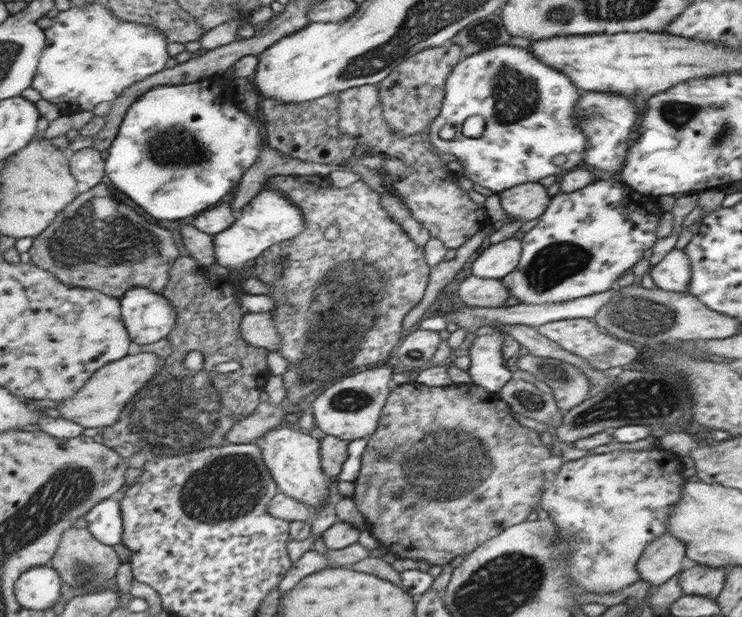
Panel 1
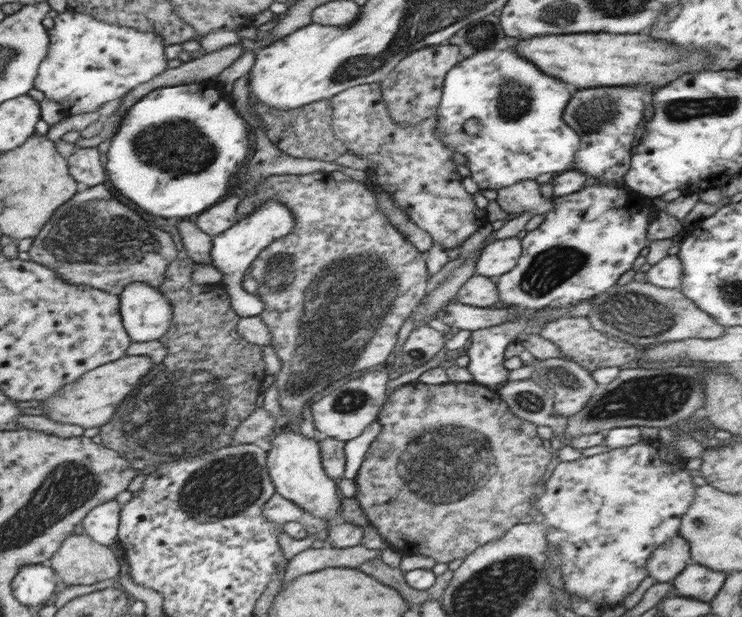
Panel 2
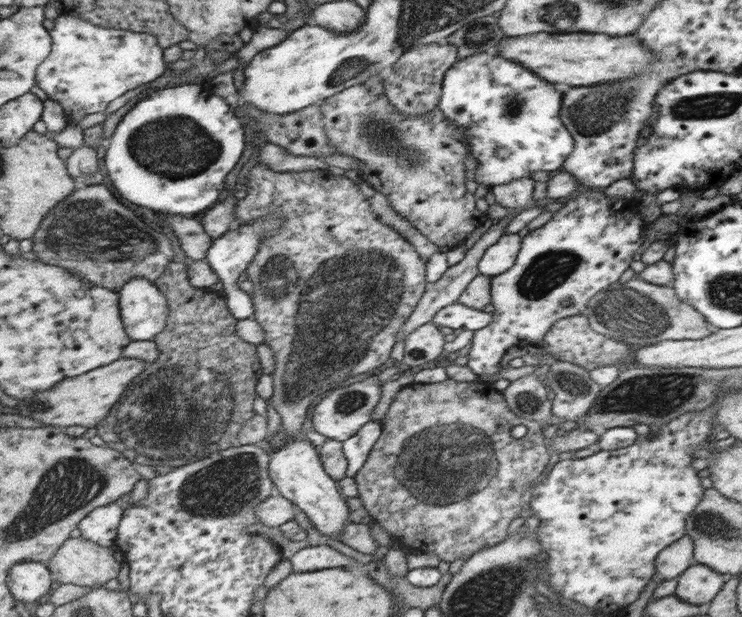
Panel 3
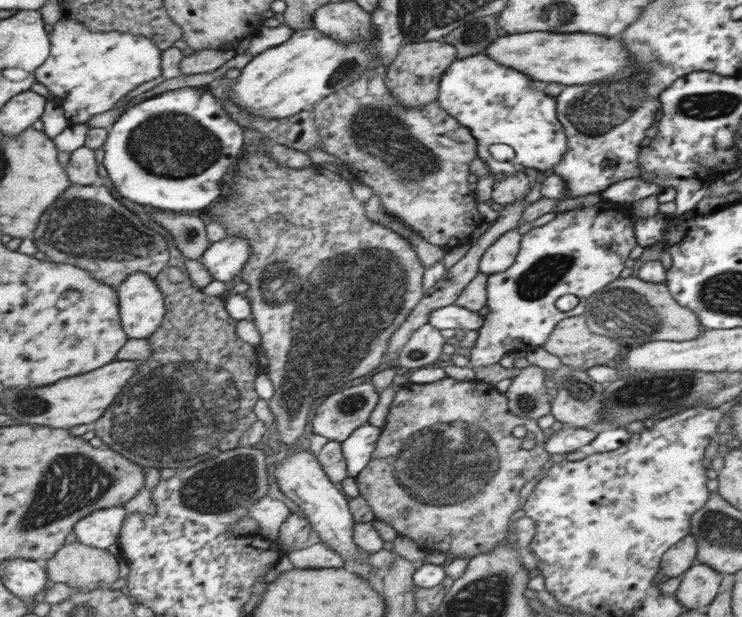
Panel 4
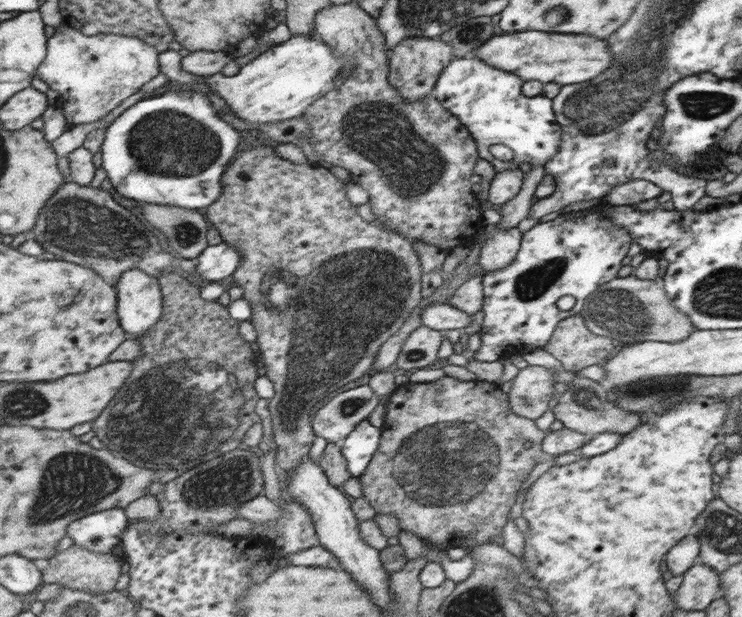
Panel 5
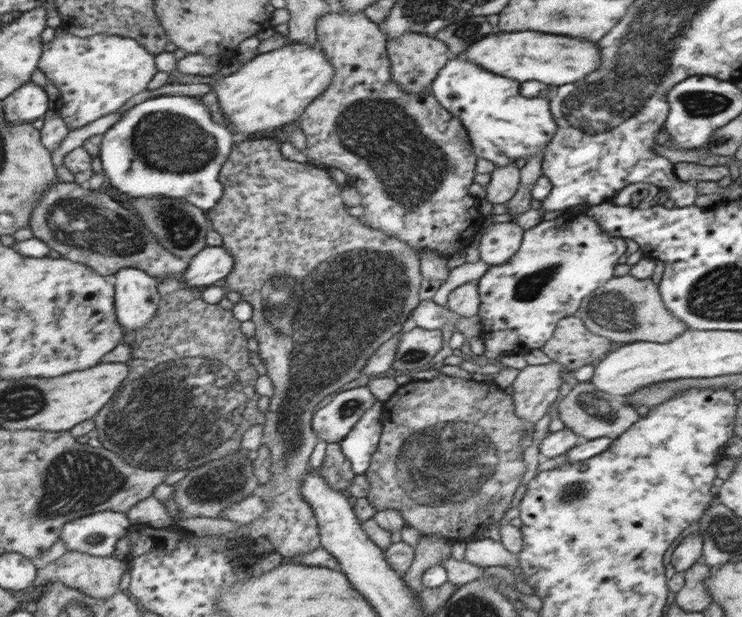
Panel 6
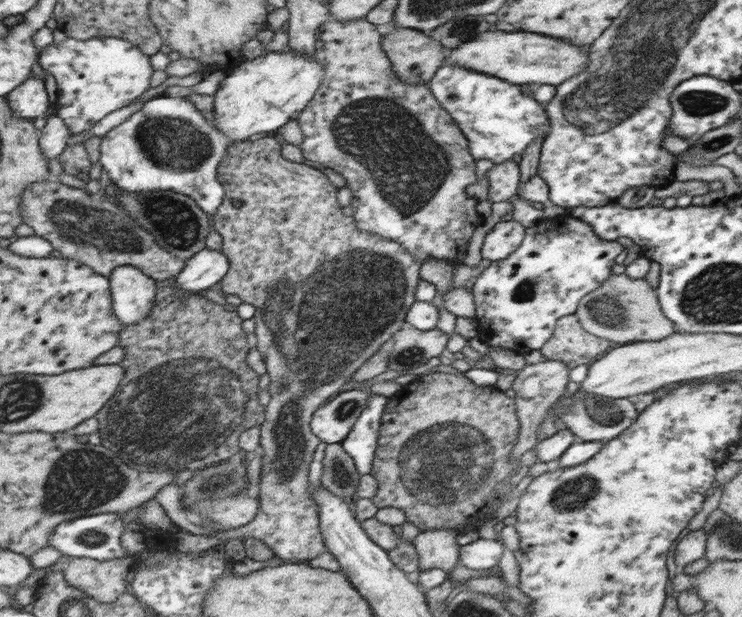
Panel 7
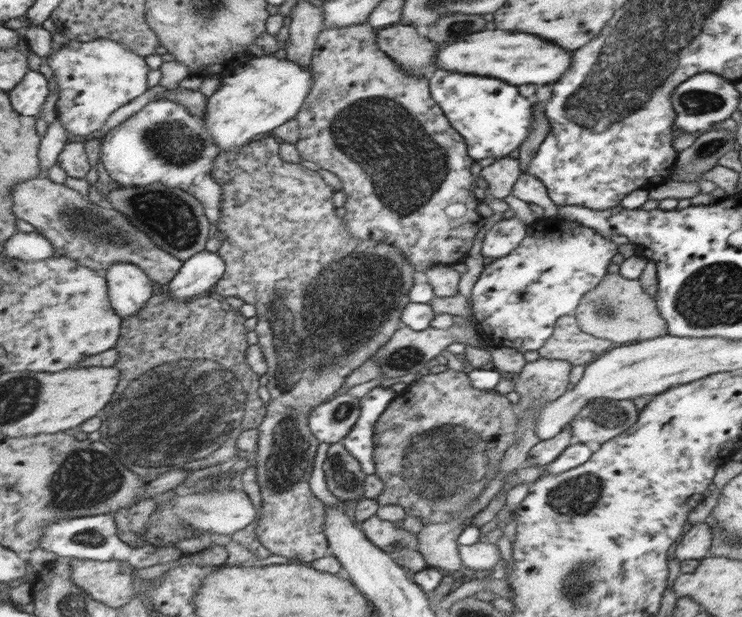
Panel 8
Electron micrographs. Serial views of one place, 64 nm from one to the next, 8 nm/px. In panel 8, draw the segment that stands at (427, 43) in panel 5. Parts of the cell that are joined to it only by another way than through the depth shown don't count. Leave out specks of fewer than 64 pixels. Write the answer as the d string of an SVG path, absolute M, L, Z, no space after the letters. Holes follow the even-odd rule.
M402 23L375 29L375 44L409 76L423 76L433 70L439 47L421 36L413 25Z

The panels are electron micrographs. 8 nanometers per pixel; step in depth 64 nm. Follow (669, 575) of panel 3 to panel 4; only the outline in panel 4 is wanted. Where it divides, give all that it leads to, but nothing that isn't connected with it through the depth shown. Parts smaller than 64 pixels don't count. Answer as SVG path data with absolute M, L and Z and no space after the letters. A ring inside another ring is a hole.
M686 536L663 553L662 568L665 577L677 577L697 561L698 544L693 536Z

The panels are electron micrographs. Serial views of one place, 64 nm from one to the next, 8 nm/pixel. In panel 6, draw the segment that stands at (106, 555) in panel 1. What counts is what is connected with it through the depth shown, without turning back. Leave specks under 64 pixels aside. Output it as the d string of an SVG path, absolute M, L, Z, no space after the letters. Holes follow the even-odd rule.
M66 551L66 553L37 570L37 580L33 580L34 586L47 586L51 582L64 582L71 588L79 589L96 599L110 599L121 590L119 582L123 574L130 569L130 560L118 560L113 555L109 557L93 556L79 551Z

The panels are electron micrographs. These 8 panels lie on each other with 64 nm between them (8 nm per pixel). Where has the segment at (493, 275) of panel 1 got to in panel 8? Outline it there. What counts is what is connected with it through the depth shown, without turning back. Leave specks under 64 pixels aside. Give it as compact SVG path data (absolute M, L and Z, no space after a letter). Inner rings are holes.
M515 216L495 222L484 234L480 253L485 258L507 256L526 235L526 225Z

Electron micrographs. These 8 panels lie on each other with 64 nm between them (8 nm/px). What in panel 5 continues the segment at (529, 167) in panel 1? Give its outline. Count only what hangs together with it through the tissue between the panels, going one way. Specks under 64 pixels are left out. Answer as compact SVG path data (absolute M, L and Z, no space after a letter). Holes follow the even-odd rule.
M471 55L451 59L439 72L434 84L433 98L437 99L447 112L458 117L458 120L466 125L467 131L470 132L470 135L474 137L476 144L478 144L479 158L490 162L494 172L517 168L517 164L521 164L521 162L530 164L530 166L543 167L543 164L549 162L551 156L555 156L555 152L559 150L562 144L559 140L559 136L562 136L562 127L555 122L557 117L553 116L554 109L551 108L553 100L545 98L543 94L531 97L523 96L521 94L521 84L523 84L523 80L517 78L515 73L491 67L485 61L479 60L479 57ZM495 144L501 144L511 149L513 155L509 162L501 162L490 154L489 147Z

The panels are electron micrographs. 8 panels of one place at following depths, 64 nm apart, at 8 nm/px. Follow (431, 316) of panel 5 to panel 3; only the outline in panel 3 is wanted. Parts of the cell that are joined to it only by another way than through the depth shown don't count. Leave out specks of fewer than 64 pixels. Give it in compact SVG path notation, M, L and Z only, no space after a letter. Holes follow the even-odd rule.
M457 302L440 308L431 318L435 326L447 326L461 334L462 330L479 330L487 326L491 320L493 320L493 313L472 309Z

